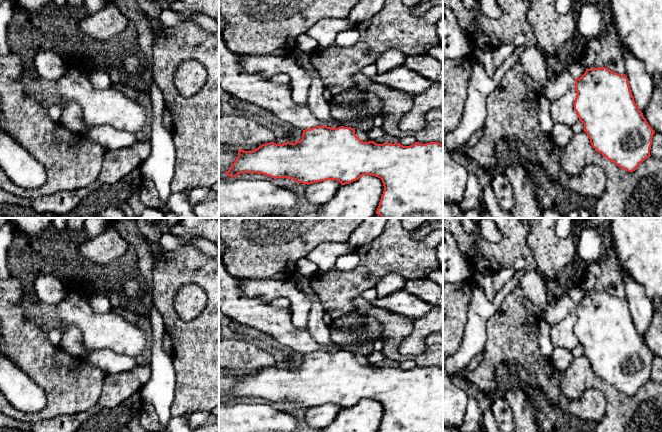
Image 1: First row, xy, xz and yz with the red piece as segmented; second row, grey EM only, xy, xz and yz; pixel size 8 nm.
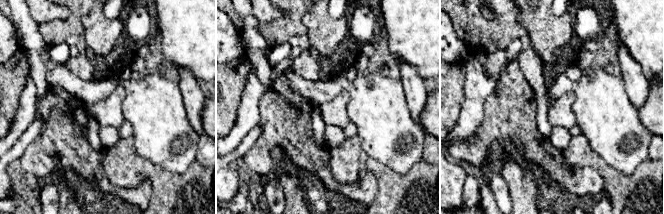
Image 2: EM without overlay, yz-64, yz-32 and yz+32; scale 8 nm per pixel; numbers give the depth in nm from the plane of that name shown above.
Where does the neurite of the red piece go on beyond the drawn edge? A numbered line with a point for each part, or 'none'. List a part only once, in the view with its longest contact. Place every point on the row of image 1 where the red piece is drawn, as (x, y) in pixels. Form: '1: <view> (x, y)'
1: yz (553, 89)

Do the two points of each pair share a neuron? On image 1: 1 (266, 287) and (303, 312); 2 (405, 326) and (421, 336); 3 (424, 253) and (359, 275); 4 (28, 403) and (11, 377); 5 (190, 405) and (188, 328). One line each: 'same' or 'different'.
1: same
2: different
3: same
4: same
5: same

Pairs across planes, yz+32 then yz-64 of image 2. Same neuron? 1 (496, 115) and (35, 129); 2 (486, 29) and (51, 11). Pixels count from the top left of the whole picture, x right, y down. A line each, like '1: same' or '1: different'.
1: different
2: different

